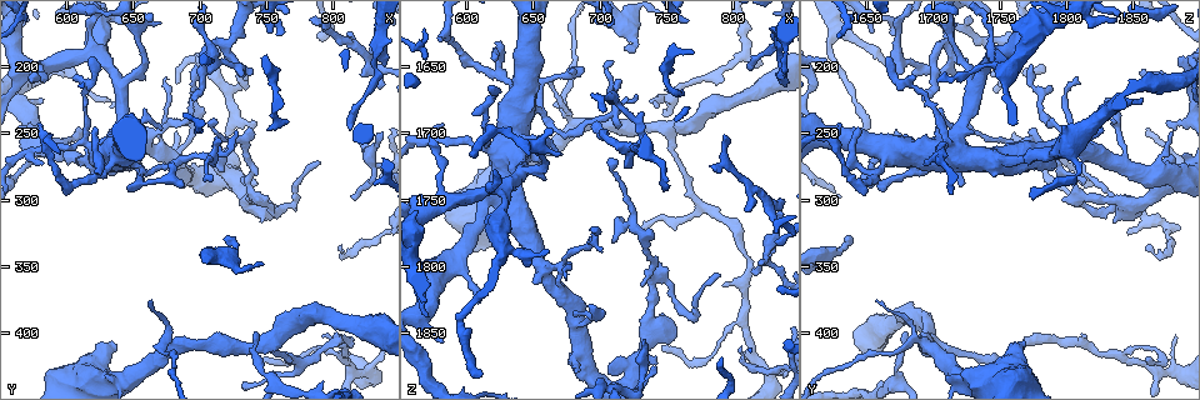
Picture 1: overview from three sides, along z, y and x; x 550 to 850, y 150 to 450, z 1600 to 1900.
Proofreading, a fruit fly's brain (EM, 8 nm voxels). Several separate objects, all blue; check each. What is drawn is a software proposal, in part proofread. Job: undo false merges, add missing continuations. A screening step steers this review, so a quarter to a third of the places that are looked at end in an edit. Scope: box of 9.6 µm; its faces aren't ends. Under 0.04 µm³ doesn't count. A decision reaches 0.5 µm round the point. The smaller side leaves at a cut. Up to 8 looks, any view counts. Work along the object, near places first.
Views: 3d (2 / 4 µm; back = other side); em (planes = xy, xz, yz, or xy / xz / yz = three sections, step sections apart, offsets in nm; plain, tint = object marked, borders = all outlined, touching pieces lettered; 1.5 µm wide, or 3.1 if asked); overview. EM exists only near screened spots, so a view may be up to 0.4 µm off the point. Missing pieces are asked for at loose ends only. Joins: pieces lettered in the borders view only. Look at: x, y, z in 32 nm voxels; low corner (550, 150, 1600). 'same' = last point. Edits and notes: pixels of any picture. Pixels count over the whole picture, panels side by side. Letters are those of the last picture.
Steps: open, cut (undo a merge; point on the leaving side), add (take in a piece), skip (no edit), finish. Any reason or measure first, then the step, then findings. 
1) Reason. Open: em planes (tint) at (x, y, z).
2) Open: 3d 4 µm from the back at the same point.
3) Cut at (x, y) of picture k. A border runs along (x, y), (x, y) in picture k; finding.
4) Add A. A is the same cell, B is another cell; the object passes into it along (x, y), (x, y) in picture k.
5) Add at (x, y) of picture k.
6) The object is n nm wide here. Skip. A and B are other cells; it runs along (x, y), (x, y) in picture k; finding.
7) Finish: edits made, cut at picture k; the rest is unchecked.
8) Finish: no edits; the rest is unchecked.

Tapers out. Open: 3d 2 µm at (710, 286, 1644).

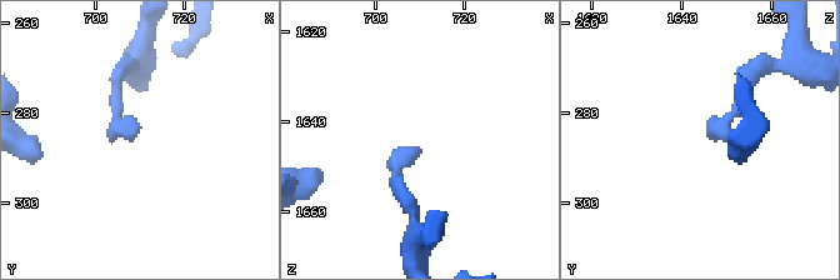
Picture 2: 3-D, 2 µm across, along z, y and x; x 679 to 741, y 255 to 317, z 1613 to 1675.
Shape alone is not enough. Open: em xy step 4 (borders) at (709, 285, 1646).

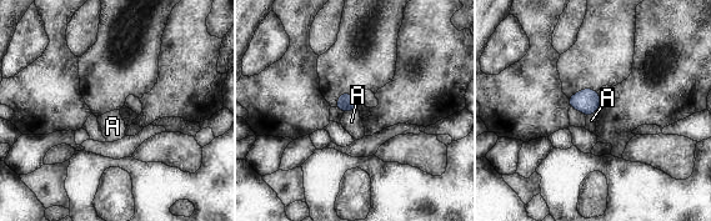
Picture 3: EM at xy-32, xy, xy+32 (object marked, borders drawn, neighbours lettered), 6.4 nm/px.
Open: em planes (borders) at the same point.

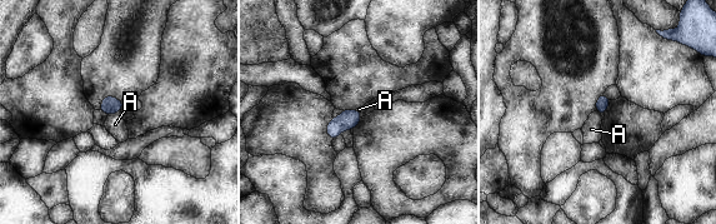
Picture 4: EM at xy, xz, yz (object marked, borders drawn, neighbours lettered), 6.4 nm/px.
Skip. A is another cell; a border runs along (120, 110), (108, 115) in picture 4; no lettered piece goes on from it.

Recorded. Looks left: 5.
Tapers out. Open: em planes (borders) at (674, 212, 1810).

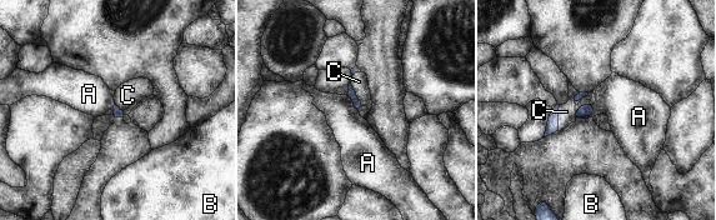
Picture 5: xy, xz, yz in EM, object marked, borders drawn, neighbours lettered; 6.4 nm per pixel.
Add C. C is the same cell, A and B are other cells; it goes on there.

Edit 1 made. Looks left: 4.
Open: overview.

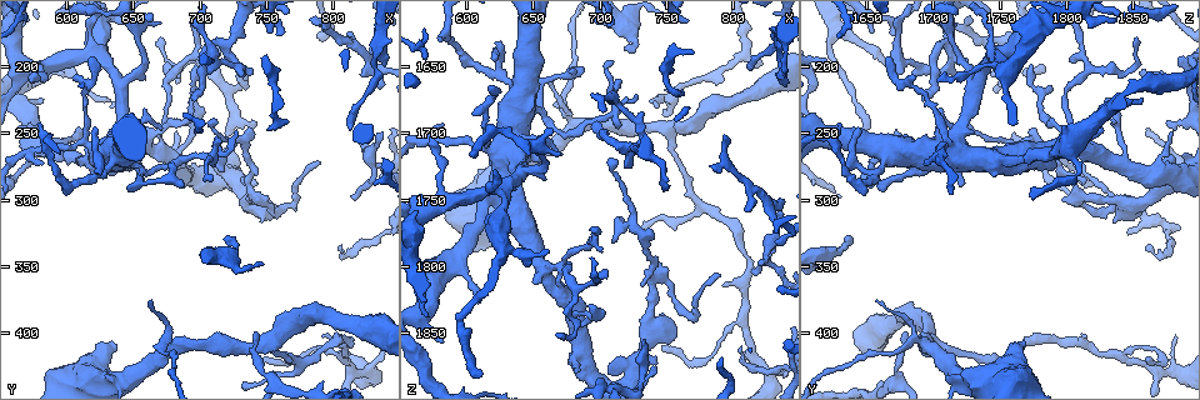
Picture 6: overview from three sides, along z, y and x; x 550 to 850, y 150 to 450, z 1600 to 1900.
Free end. Open: 3d 4 µm at (740, 242, 1874).

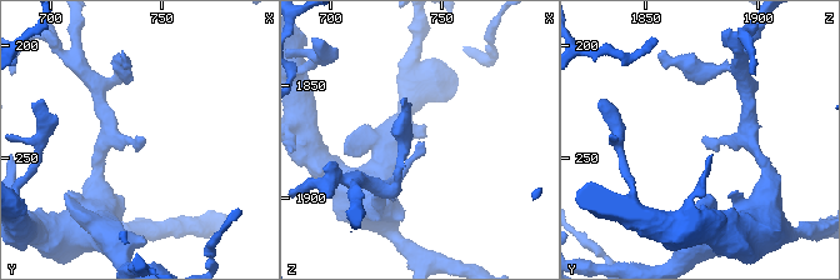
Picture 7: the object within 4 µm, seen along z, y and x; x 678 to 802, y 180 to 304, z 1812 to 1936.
Now the EM. Open: em yz step 8 (borders) at (741, 241, 1875).

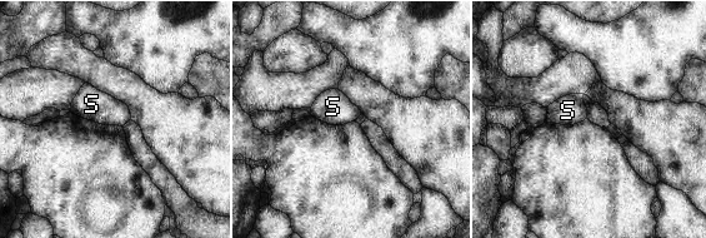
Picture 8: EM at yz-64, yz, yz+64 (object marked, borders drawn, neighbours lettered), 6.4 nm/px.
Open: em planes (borders) at the same point.

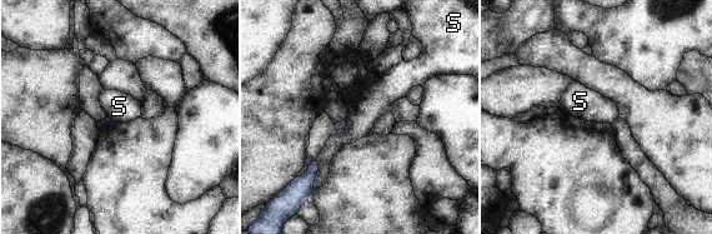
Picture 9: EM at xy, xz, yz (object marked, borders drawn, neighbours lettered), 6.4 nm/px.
Skip. S is another cell; a border runs along (317, 158), (319, 167), (311, 190) in picture 9; none of them fits.

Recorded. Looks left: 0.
Finish: edits made, add at picture 5; the rest is unchecked.

